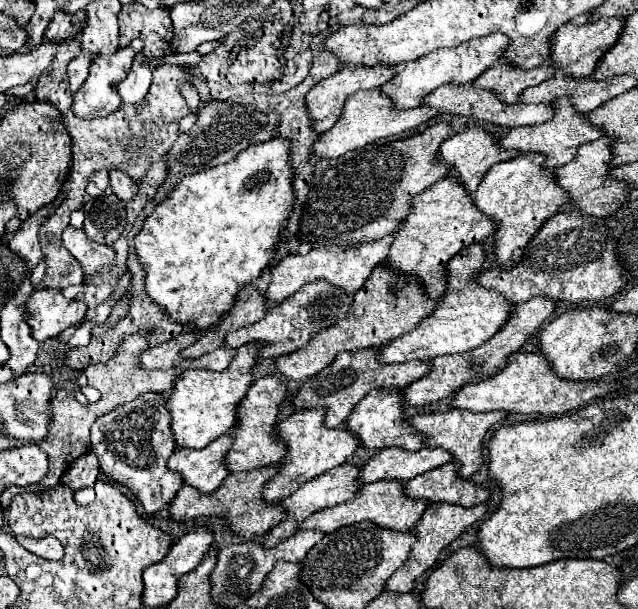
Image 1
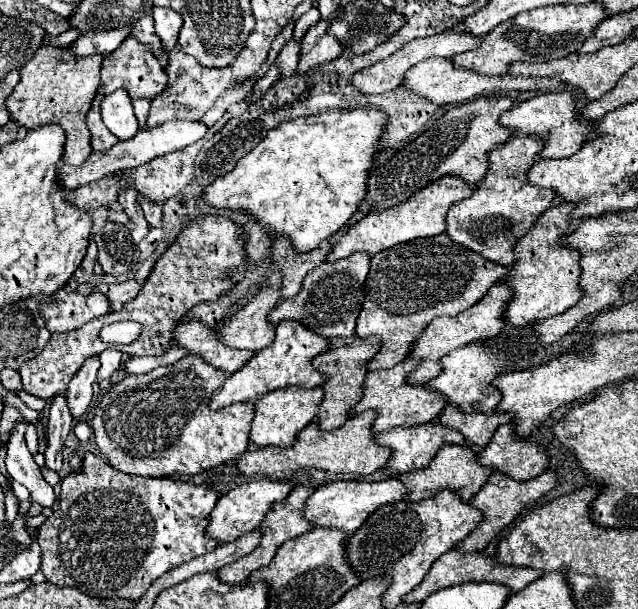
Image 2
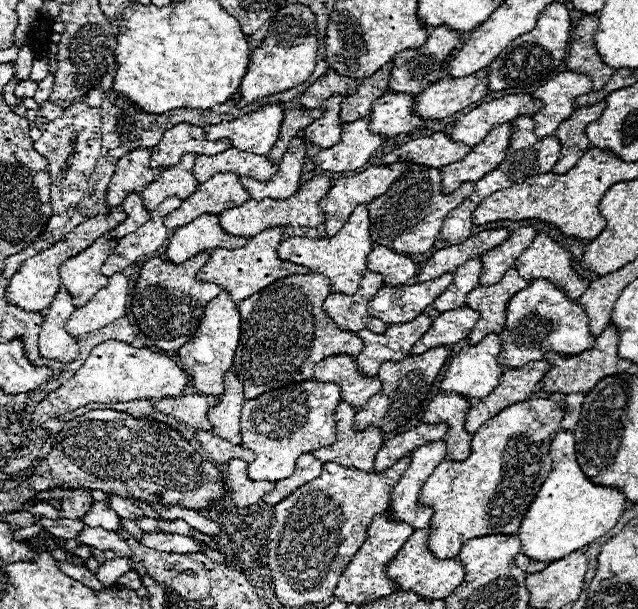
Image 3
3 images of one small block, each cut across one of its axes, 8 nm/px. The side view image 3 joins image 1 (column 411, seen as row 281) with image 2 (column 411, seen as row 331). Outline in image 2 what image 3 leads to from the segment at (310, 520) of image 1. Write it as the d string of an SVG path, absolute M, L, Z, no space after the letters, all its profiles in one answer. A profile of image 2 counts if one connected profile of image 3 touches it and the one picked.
M446 444L438 450L438 454L430 460L430 464L426 468L400 476L400 480L404 482L404 486L408 490L404 496L404 502L420 502L420 500L426 500L426 498L442 492L442 490L450 490L456 496L460 496L460 500L468 502L488 482L490 474L492 474L492 468L480 466L476 462L474 450L470 450L468 446Z

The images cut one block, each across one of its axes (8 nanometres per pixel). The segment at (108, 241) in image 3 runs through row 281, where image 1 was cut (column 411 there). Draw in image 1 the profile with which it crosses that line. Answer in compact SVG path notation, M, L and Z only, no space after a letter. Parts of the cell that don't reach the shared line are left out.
M490 34L486 38L476 38L470 42L460 44L458 48L450 50L434 50L430 54L426 54L424 58L418 58L414 62L408 64L400 64L396 66L396 74L392 76L392 80L388 80L386 84L380 86L380 92L386 94L392 100L392 108L396 110L408 110L408 108L416 108L420 106L420 100L430 94L432 90L444 86L444 84L470 84L472 80L476 80L486 68L490 68L496 60L500 60L504 48L508 44L508 38L504 34Z

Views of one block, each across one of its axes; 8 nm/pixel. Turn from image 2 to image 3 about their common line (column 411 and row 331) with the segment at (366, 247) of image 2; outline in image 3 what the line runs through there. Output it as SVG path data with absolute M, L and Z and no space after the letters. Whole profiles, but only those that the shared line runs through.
M224 292L220 294L220 298L208 302L204 310L204 318L200 322L200 330L196 330L194 338L178 350L178 356L174 360L188 372L194 388L200 394L220 396L224 394L224 374L232 368L232 358L238 340L240 340L240 312L234 300L230 298L230 294Z

